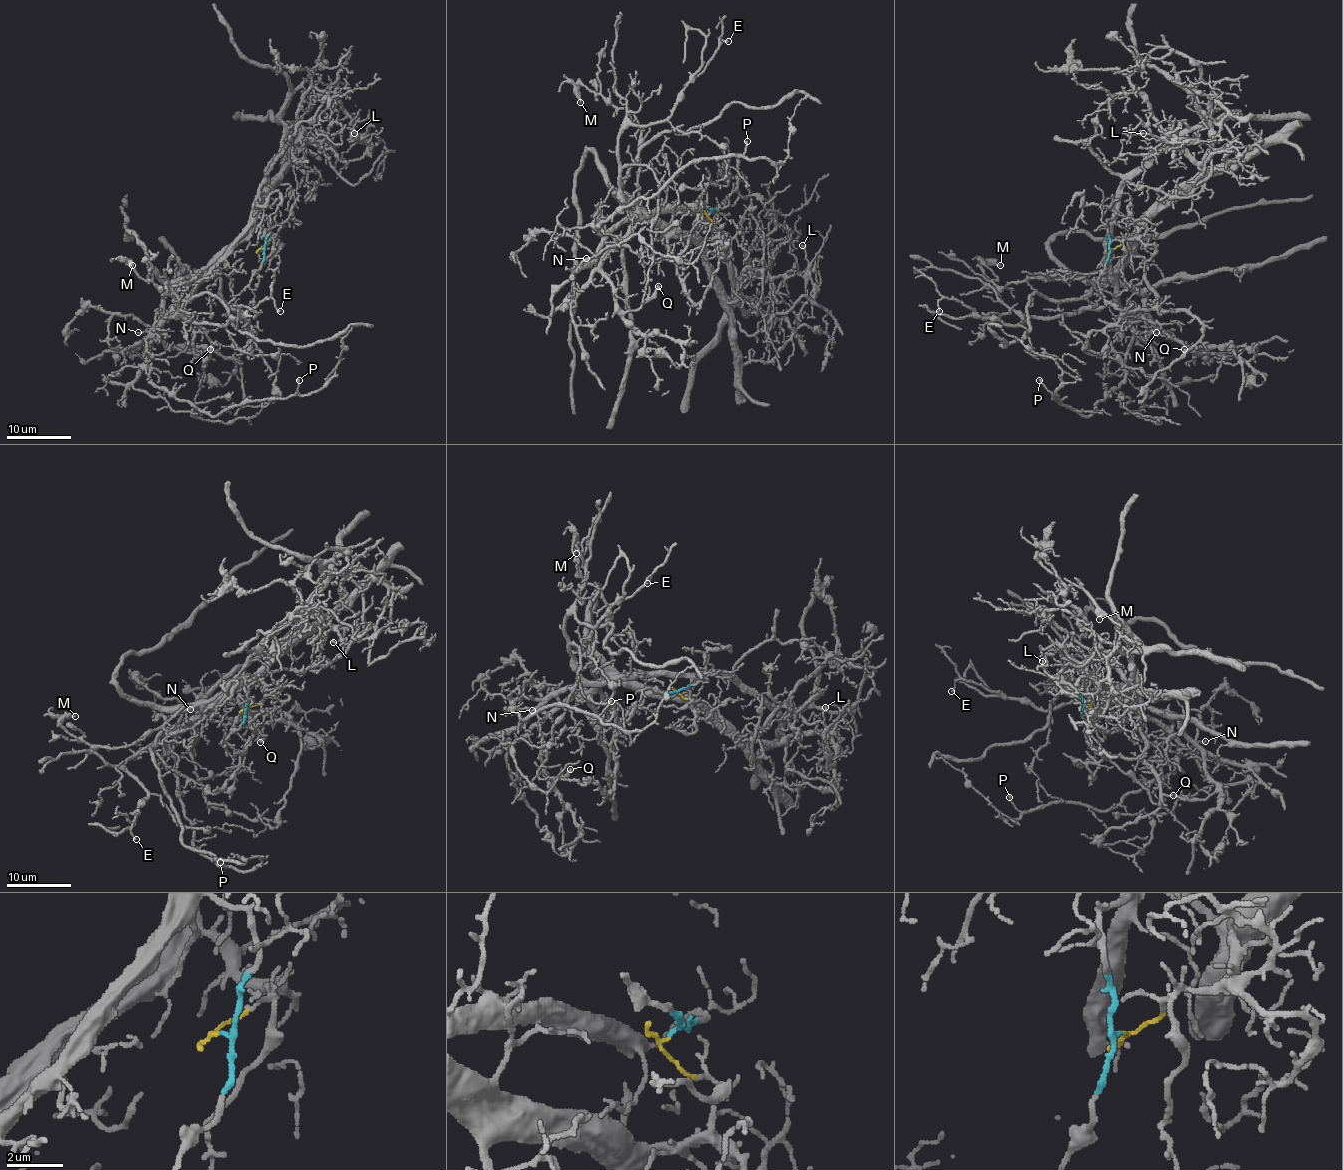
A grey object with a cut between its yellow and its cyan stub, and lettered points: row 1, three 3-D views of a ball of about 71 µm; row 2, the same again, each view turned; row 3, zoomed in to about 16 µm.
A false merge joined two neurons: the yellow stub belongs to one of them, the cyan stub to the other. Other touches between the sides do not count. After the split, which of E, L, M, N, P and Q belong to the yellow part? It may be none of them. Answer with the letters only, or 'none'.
M, N, Q

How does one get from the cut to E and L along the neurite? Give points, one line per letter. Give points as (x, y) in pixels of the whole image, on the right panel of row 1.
E: (1111, 249), (1114, 218), (1114, 299), (1104, 305), (1015, 325), (946, 297), (939, 310)
L: (1111, 249), (1107, 220), (1120, 189), (1186, 126), (1175, 121), (1173, 134), (1169, 128), (1157, 141), (1143, 133)

